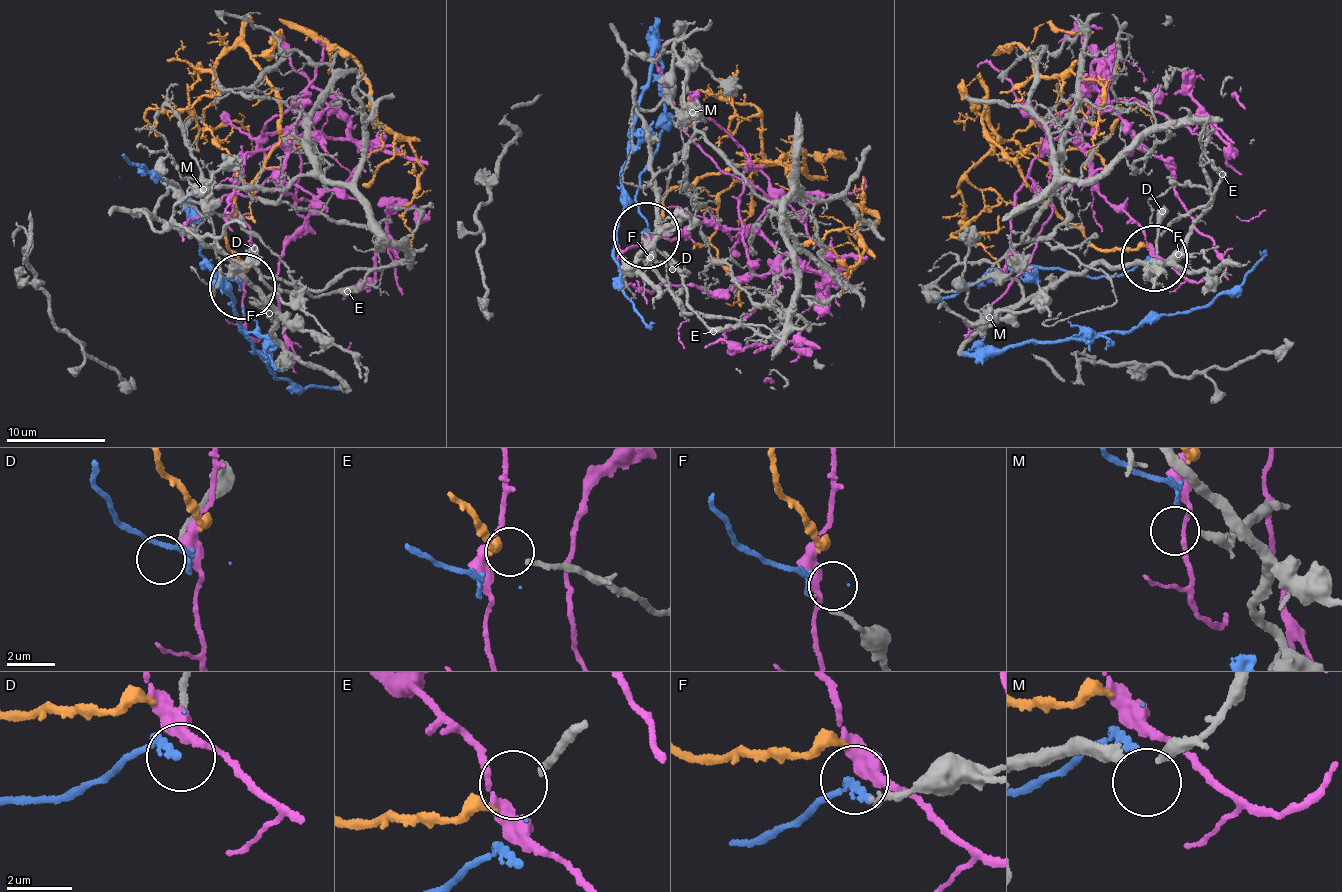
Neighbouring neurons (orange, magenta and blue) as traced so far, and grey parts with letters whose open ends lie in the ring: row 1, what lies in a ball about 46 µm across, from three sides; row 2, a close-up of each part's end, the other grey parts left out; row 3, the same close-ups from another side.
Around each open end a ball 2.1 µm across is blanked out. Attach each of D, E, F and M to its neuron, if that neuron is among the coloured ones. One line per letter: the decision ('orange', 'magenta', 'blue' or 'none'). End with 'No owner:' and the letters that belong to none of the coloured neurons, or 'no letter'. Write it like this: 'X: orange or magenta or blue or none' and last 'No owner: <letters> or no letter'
D: none
E: orange
F: blue
M: none
No owner: D, M

